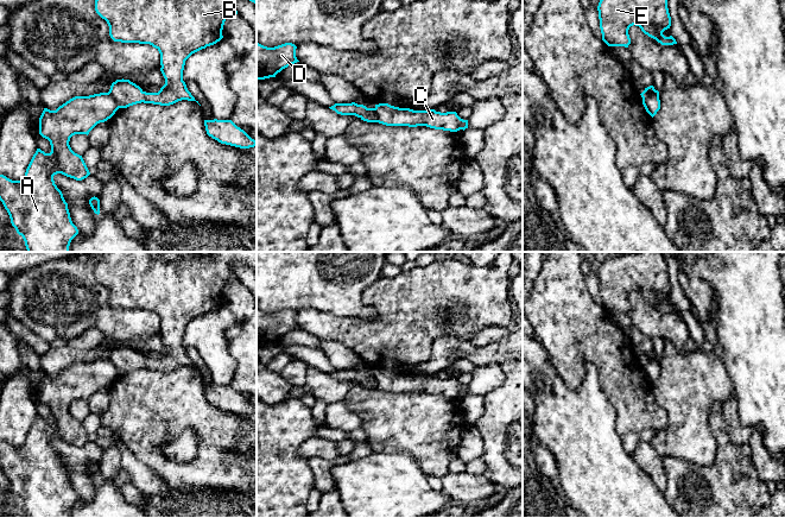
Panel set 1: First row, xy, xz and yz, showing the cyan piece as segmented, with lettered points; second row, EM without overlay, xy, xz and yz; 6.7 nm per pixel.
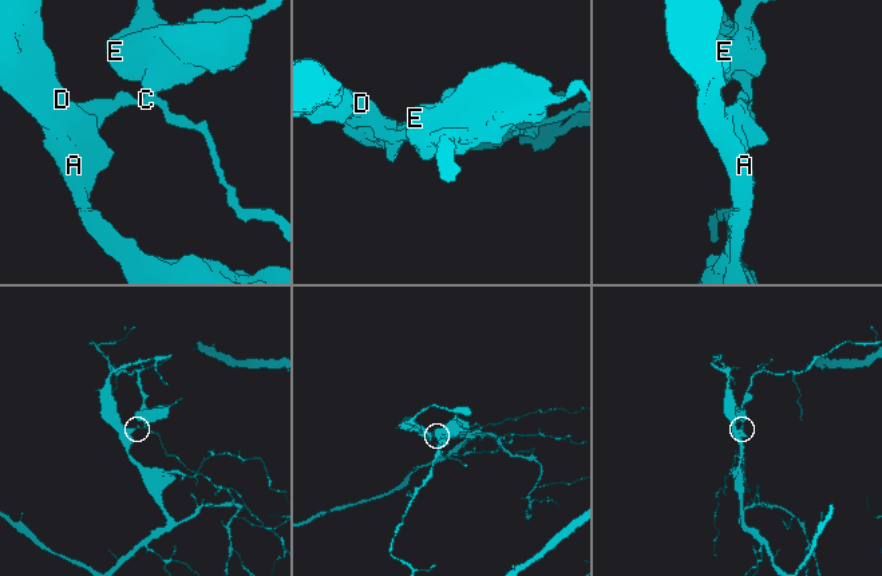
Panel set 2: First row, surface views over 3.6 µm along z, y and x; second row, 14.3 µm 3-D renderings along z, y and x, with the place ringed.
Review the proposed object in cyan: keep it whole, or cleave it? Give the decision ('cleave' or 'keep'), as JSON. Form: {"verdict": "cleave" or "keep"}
{"verdict": "cleave"}

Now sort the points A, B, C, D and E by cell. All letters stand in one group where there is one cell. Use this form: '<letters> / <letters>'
A D / B C E

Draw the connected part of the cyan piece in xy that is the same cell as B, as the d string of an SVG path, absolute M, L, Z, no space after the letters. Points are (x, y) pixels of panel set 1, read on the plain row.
M99 252L95 266L96 279L107 288L109 302L114 308L150 310L160 320L160 337L165 350L158 359L146 359L129 346L116 346L112 349L109 360L119 374L137 369L170 372L182 366L196 367L183 347L185 327L195 318L220 308L226 285L238 280L232 264L240 261L257 271L257 252Z

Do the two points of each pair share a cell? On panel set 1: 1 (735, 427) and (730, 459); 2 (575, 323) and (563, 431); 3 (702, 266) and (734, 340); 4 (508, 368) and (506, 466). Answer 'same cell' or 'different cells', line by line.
1: different cells
2: different cells
3: same cell
4: same cell

